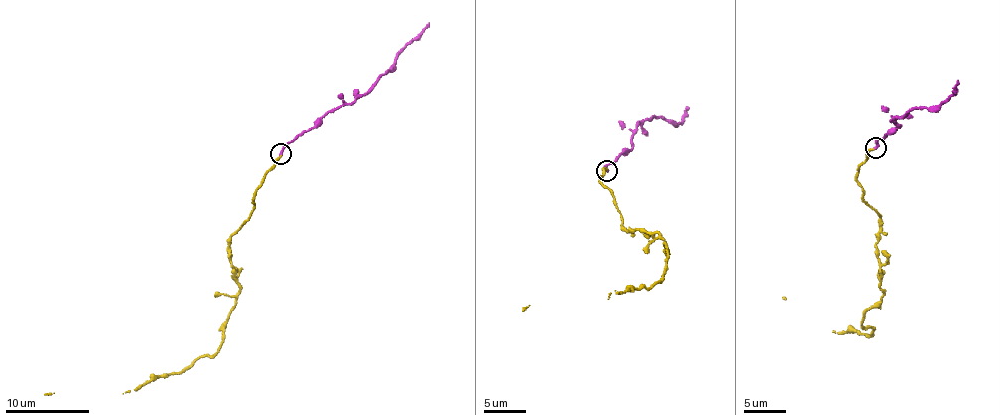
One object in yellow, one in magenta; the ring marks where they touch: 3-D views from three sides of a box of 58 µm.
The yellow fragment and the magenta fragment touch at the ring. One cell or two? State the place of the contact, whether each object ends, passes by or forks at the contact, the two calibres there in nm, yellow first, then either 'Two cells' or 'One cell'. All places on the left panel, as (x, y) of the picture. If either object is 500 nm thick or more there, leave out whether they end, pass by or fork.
Place: (280, 154). At the ring yellow ends. At the ring magenta ends. Thickness 160 nm (yellow) against 220 nm. One cell

